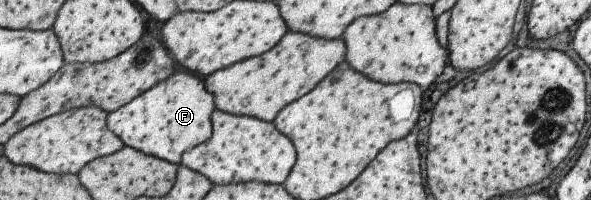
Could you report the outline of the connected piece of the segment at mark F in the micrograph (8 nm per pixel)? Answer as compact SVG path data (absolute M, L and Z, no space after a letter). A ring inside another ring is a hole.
M178 71L170 75L164 82L158 83L145 93L138 95L127 105L108 113L107 123L109 129L121 139L125 146L179 166L185 151L209 141L212 136L211 115L215 109L214 95L207 91L204 82L197 75Z

